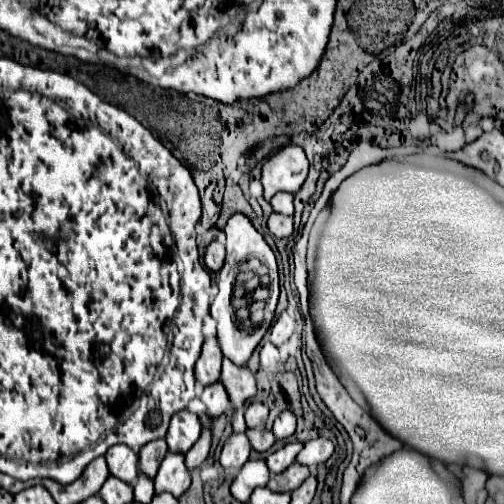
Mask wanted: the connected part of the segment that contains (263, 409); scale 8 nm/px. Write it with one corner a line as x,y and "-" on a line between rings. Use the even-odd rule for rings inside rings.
252,402
246,410
246,426
254,428
254,426
264,426
268,418
268,406
264,406
262,402

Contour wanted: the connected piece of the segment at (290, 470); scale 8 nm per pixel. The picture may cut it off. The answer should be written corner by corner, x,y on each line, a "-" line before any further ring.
294,462
284,472
272,474
270,482
268,482
268,488
274,490
274,492
294,492
308,476
310,476
308,468
304,464

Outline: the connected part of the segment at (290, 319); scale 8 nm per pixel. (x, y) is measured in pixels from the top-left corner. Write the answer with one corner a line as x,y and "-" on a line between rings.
284,310
284,312
274,320
274,324
272,324
272,328
270,328
270,340
272,340
276,346
280,346
282,342
286,342
286,340
290,338
294,326
296,326
294,316
292,316
288,310

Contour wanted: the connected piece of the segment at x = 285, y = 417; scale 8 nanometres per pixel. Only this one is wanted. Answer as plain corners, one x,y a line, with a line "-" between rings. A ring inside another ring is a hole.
284,410
284,412
280,412
280,416
276,418
274,428
272,428
274,436
280,438
280,440
284,440
284,438
292,436
294,430
296,430
296,414
294,414
292,410

